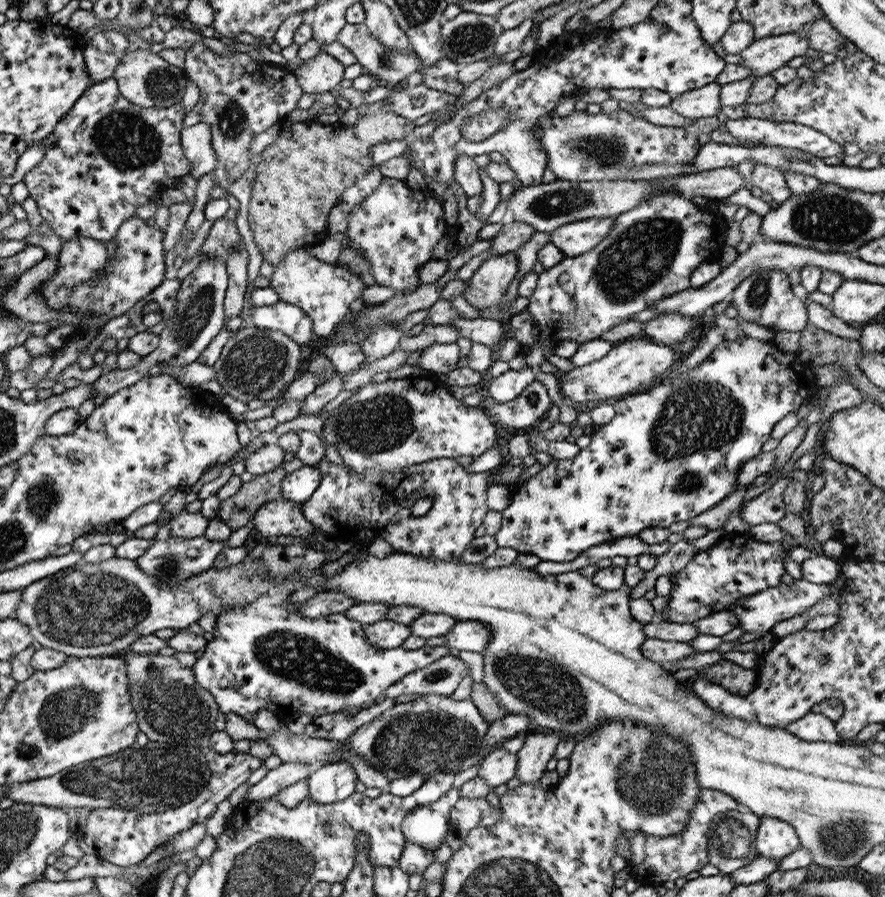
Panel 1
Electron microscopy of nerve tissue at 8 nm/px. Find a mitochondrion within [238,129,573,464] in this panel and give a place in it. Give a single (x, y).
(384, 422)

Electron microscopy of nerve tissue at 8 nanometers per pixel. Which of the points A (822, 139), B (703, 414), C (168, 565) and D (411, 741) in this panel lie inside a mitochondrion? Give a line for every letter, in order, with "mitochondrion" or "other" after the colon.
A: other
B: mitochondrion
C: mitochondrion
D: mitochondrion

